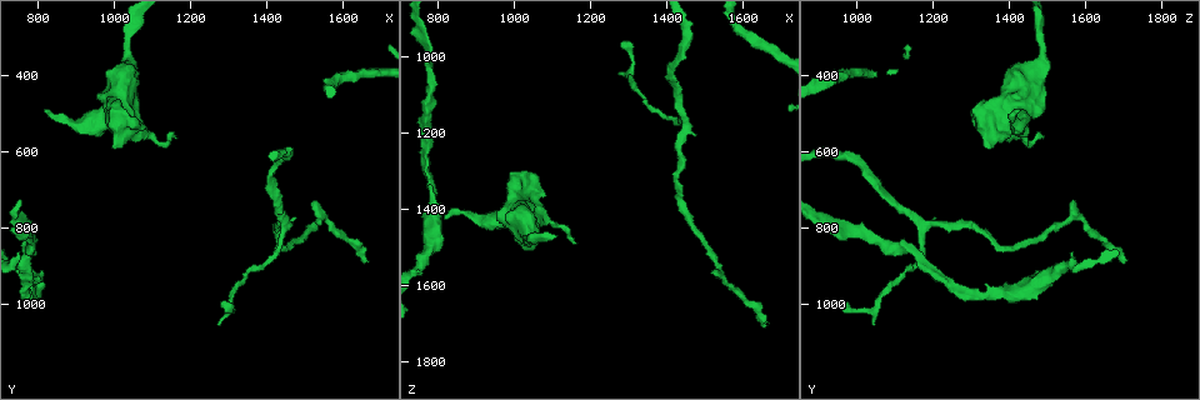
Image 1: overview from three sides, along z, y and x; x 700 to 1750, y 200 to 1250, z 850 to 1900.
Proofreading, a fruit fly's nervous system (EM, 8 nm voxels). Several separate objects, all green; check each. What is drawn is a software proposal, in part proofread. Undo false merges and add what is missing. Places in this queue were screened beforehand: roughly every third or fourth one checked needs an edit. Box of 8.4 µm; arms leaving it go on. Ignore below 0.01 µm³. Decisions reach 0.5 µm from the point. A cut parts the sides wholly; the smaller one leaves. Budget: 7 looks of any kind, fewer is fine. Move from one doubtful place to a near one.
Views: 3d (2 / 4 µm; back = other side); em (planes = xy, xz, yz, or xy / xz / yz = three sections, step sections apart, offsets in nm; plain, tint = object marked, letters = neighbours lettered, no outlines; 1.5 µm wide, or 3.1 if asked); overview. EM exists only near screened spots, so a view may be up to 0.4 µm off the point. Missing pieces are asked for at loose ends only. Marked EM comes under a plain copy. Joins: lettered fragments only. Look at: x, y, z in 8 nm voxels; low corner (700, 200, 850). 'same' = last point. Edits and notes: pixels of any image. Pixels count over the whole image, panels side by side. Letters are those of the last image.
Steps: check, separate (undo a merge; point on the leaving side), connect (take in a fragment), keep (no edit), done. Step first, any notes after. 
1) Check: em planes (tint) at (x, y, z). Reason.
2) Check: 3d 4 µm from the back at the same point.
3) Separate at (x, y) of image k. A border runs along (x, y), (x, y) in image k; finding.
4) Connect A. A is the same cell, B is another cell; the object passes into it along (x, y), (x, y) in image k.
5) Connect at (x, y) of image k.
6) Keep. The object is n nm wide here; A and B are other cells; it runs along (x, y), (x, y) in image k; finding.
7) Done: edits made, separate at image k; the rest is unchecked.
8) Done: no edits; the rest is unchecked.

Check: 3d 4 µm from the back at (1045, 395, 1475). Sudden change in width.

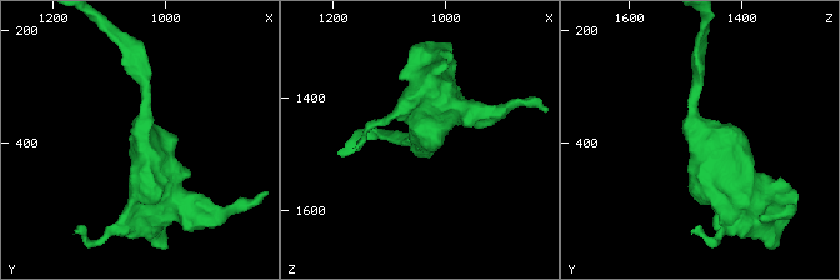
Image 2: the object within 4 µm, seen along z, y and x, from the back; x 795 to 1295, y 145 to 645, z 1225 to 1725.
Check: em planes (letters) at (1040, 390, 1475). The arms are 170, 600 nm wide; now the EM.

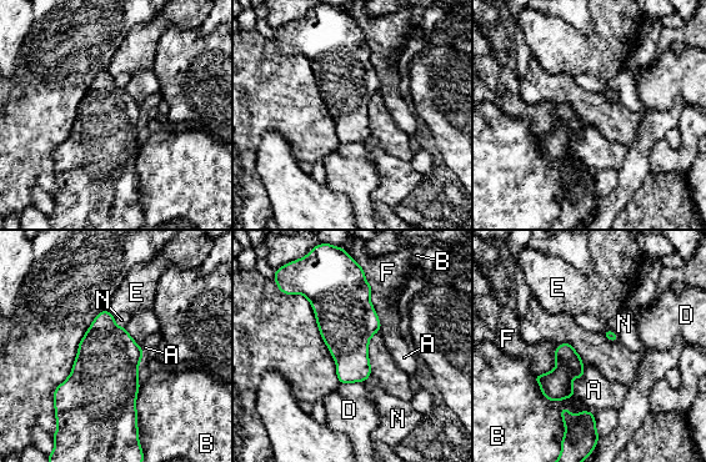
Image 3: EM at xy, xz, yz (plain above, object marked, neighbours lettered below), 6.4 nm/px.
Keep. The object is 340 nm wide here; A, B, D, E, F and N are other cells; a border runs along (601, 332), (611, 330), (619, 341) in image 3; all the same neuron.

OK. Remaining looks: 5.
Check: em xz step 4 (letters) at (815, 490, 1420). Branch stops here.

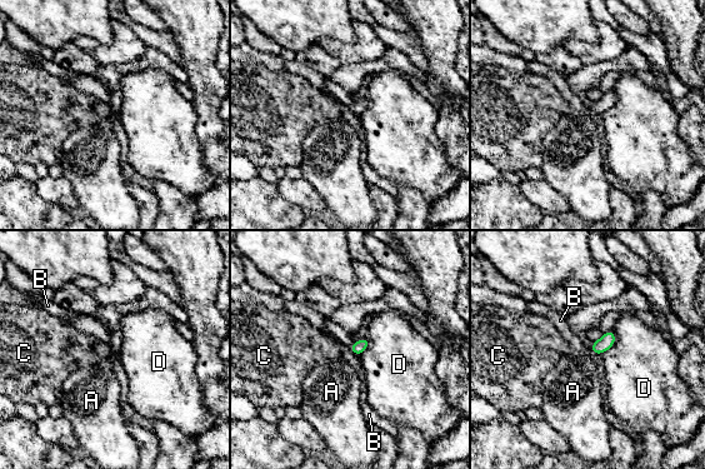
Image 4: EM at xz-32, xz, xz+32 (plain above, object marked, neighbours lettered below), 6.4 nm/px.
Keep. A, B, C and D are other cells; no lettered fragment goes on from it.

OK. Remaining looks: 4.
Check: 3d 4 µm from the back at (1655, 890, 1705). Tapers out.

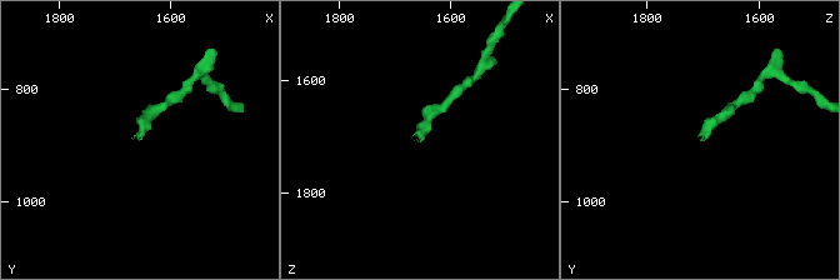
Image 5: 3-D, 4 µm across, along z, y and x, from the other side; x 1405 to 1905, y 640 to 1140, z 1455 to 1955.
Check: em planes (letters) at (1660, 895, 1700).

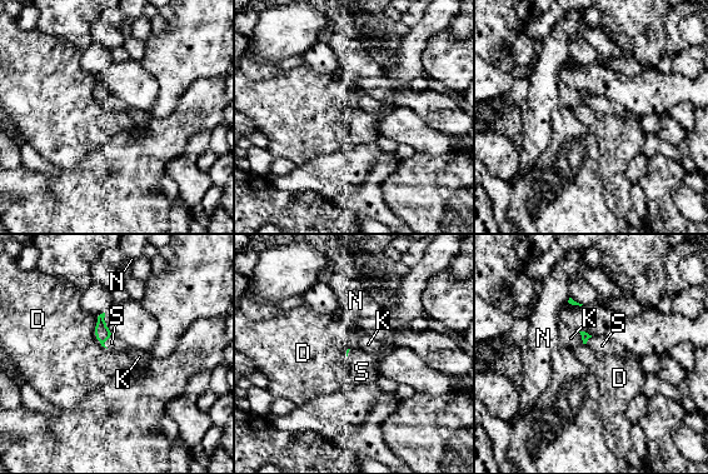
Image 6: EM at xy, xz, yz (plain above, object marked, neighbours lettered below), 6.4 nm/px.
Connect S. S is the same cell, D, K and N are other cells; it goes on there.

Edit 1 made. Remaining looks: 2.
Done: edits made, connect at image 6; the rest is unchecked.

